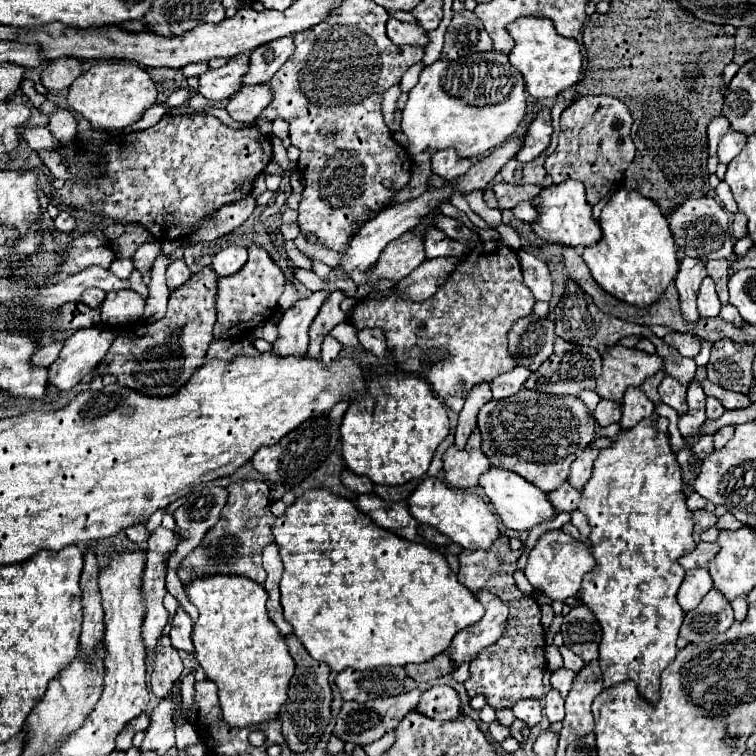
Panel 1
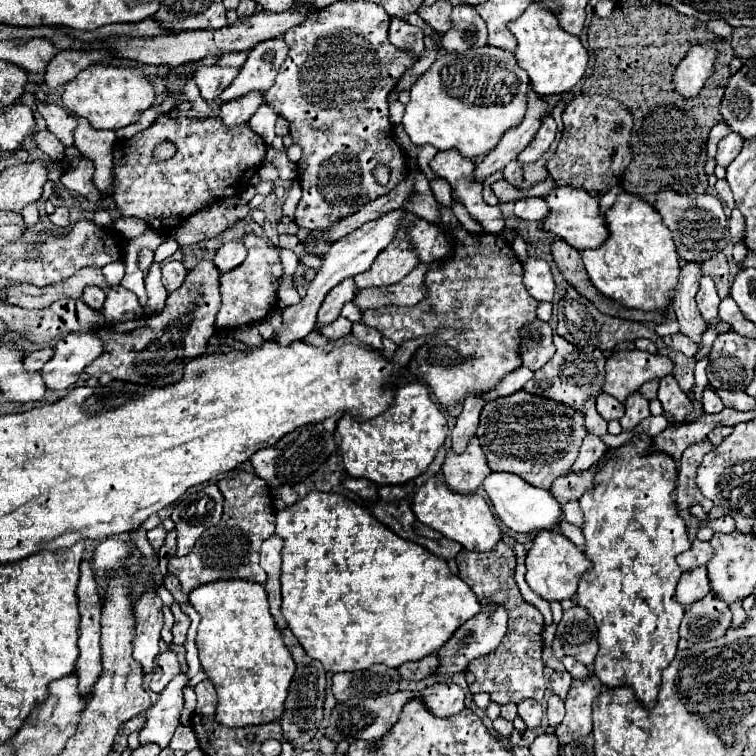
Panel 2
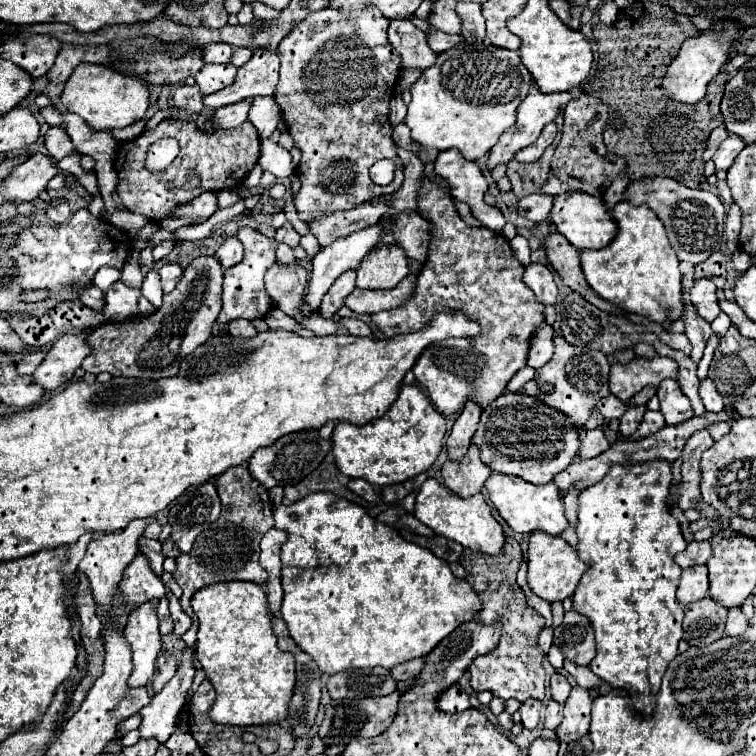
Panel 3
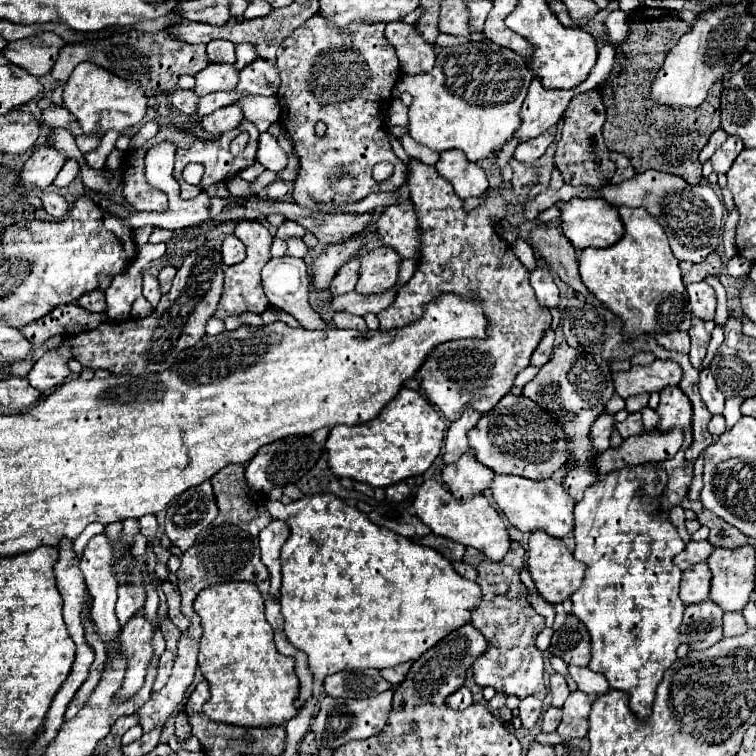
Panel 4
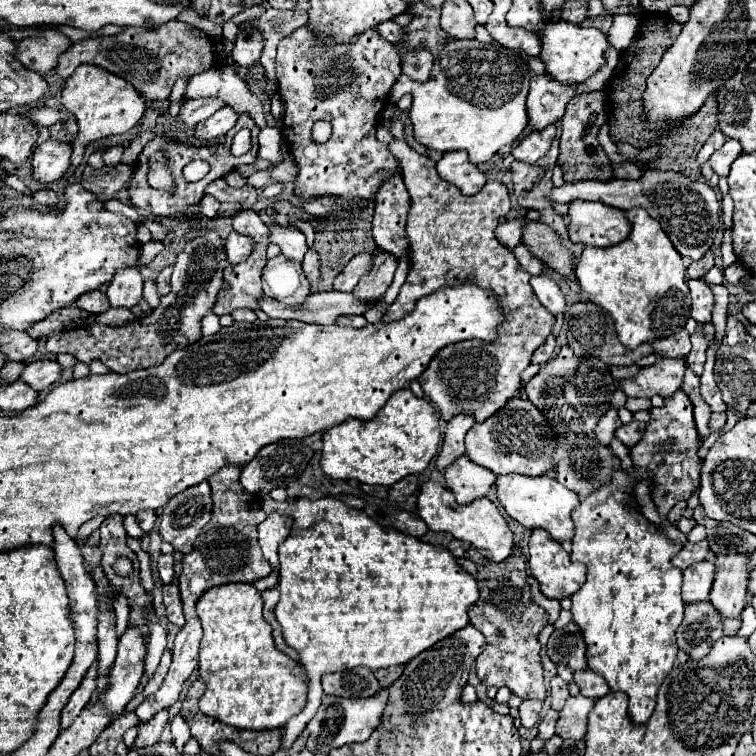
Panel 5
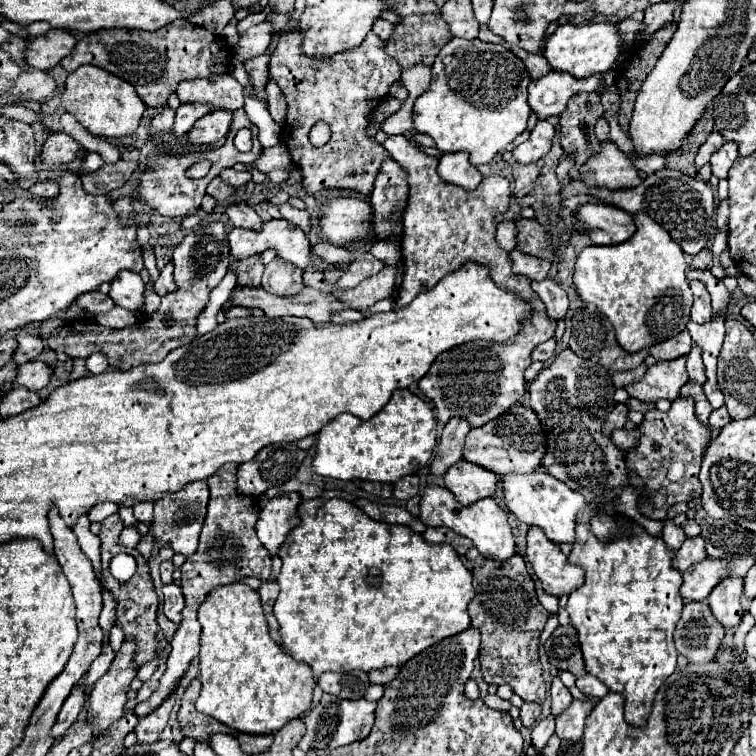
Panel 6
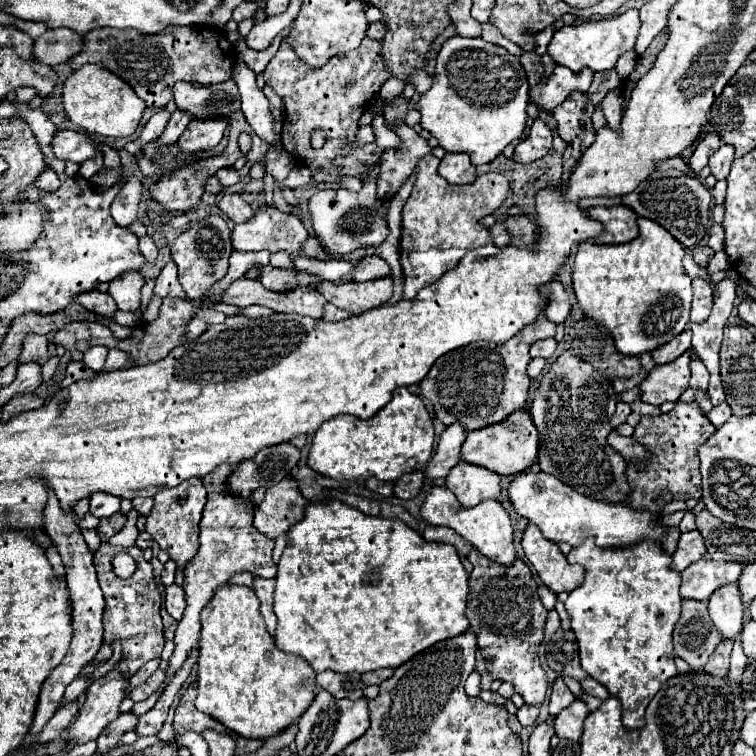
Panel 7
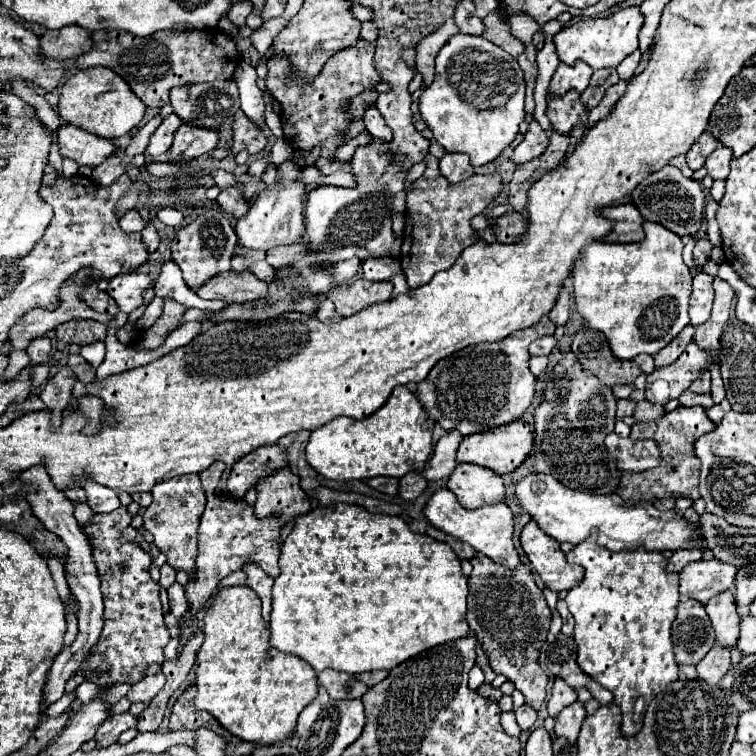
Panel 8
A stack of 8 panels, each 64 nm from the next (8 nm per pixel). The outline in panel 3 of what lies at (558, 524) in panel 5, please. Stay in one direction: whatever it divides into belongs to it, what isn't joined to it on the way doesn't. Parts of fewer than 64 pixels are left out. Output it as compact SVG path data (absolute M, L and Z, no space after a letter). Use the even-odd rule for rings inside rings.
M492 472L492 476L486 480L486 490L490 494L492 504L498 508L500 516L510 524L510 528L514 532L530 534L536 530L544 530L546 534L560 536L562 530L566 530L570 526L570 522L564 514L564 502L562 502L560 490L556 488L554 482L536 486L536 484L530 484L522 478L518 478L518 476Z

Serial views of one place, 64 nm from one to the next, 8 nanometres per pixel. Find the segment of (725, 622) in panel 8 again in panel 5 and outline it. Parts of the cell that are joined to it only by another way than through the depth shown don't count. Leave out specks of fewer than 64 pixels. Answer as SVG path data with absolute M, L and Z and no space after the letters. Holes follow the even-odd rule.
M738 552L716 556L716 580L710 590L710 602L722 618L740 618L746 602L748 558Z

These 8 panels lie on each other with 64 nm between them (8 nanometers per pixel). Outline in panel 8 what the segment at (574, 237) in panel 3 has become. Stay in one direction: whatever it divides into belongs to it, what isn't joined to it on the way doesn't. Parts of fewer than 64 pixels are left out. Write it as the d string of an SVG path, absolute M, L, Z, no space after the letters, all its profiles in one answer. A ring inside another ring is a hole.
M618 204L602 210L602 216L614 220L614 226L608 235L611 241L619 243L640 242L644 240L644 218L634 204Z

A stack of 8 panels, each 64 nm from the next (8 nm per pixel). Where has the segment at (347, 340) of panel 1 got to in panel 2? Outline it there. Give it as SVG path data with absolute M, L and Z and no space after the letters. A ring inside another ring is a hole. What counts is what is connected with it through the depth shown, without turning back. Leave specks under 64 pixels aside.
M340 316L336 322L320 328L320 334L326 336L328 340L338 340L338 338L342 338L342 336L346 336L350 332L350 326L352 326L352 322Z

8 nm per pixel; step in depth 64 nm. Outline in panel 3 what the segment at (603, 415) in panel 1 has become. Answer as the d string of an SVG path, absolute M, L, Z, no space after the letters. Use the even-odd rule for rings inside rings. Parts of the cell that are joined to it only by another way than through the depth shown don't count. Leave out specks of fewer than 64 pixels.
M610 394L610 396L606 396L606 398L602 398L602 400L598 402L598 410L600 410L600 414L602 414L604 418L612 420L612 418L620 418L620 416L626 412L626 404L624 404L620 398L614 398L614 396Z

